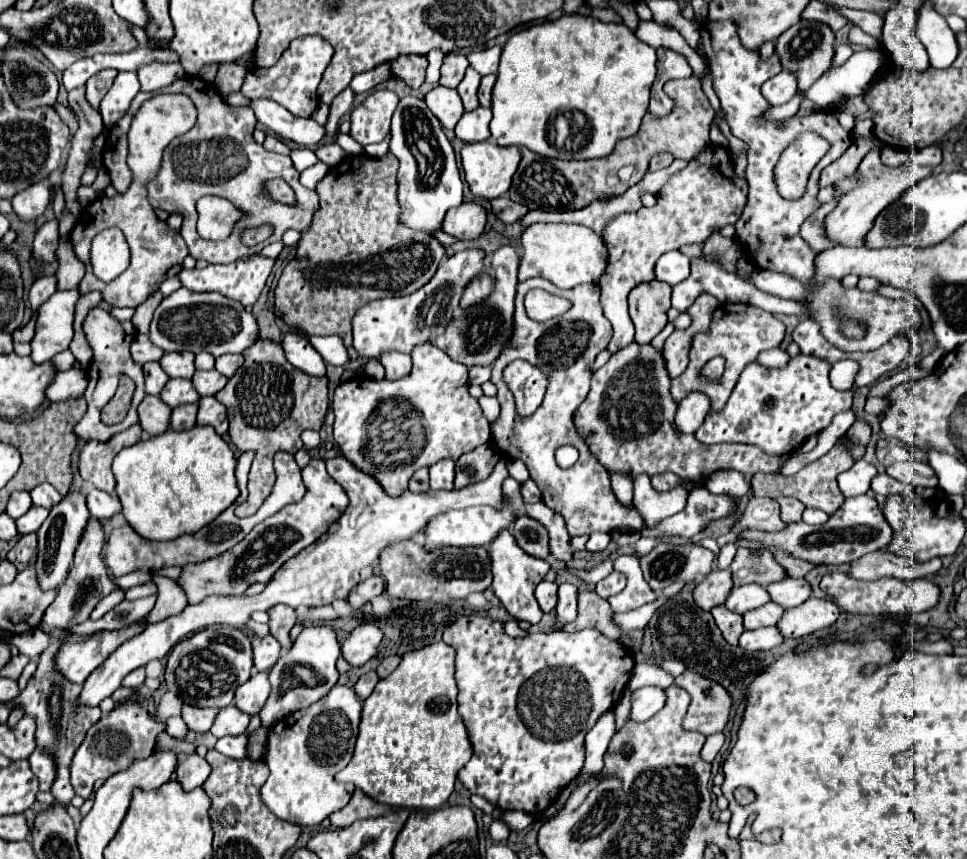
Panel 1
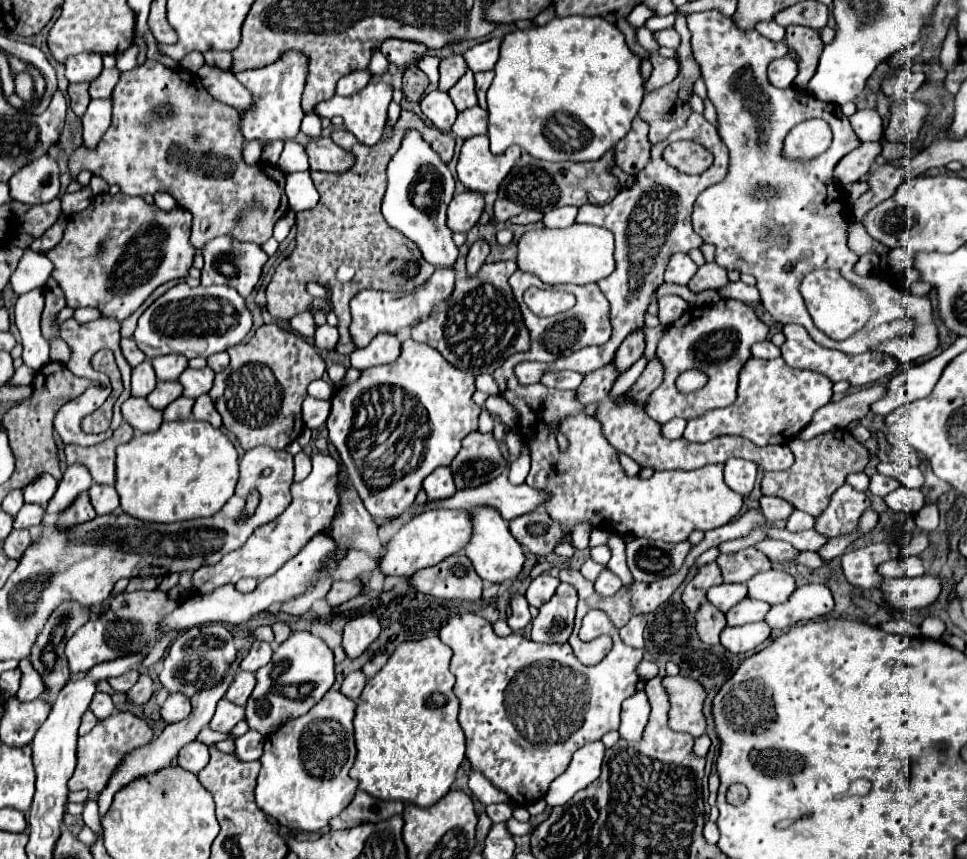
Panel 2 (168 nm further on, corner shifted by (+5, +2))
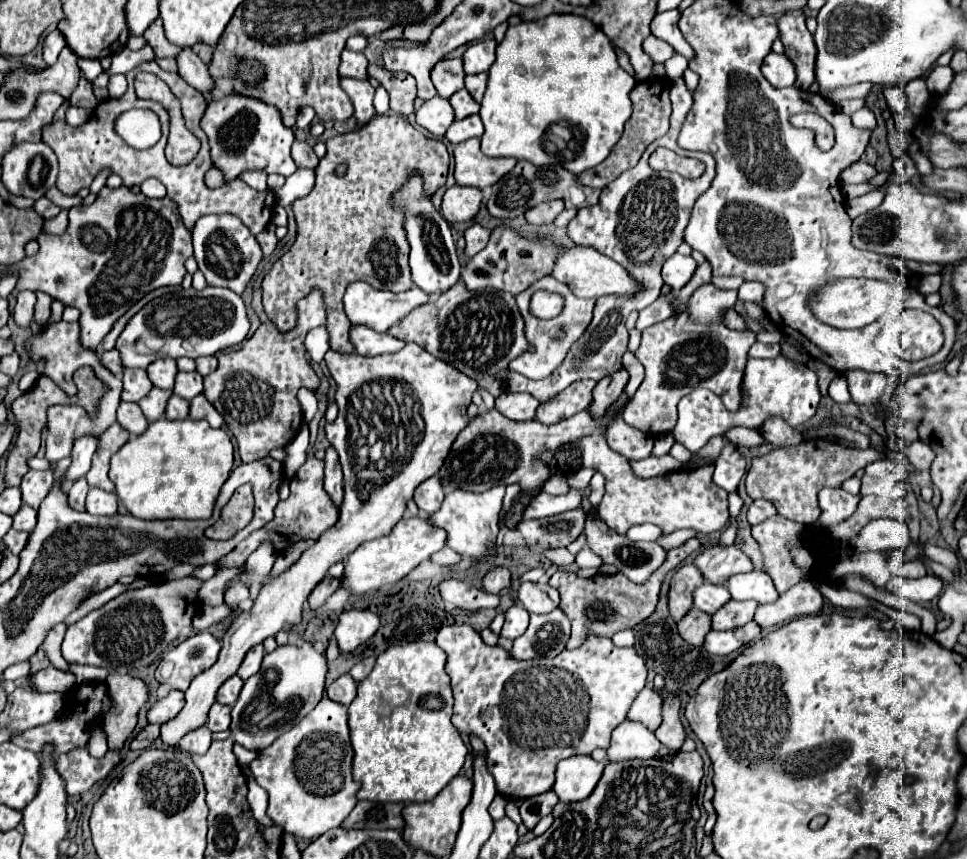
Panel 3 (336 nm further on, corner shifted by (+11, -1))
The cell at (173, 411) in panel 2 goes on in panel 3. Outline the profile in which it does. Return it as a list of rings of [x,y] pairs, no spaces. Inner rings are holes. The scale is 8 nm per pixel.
[[[171,395],[169,403],[167,403],[165,417],[167,419],[187,419],[187,415],[189,415],[189,401],[185,401],[177,395]]]

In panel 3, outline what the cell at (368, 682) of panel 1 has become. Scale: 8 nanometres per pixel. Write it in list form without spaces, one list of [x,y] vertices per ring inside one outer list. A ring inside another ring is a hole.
[[[341,675],[327,687],[327,697],[341,705],[349,705],[355,699],[355,691],[357,691],[355,687],[357,683],[353,681],[351,675]]]

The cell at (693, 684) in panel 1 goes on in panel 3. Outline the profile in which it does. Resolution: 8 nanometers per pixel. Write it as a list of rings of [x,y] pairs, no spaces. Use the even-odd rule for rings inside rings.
[[[667,689],[661,691],[663,697],[663,723],[655,731],[655,737],[669,749],[679,751],[679,747],[685,741],[685,731],[679,719],[679,699],[671,697]]]

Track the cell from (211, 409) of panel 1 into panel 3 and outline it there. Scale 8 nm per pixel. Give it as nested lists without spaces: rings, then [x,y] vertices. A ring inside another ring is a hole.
[[[197,395],[191,401],[189,417],[191,419],[205,419],[205,421],[209,421],[211,427],[221,427],[223,425],[223,417],[217,413],[217,409],[213,409],[213,405],[203,395]]]

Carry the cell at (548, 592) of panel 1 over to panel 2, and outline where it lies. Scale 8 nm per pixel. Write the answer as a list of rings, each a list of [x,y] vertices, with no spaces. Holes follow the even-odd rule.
[[[541,574],[537,576],[531,586],[527,588],[527,602],[529,606],[541,608],[545,602],[549,602],[549,598],[555,594],[559,586],[559,578],[551,576],[551,574]]]

